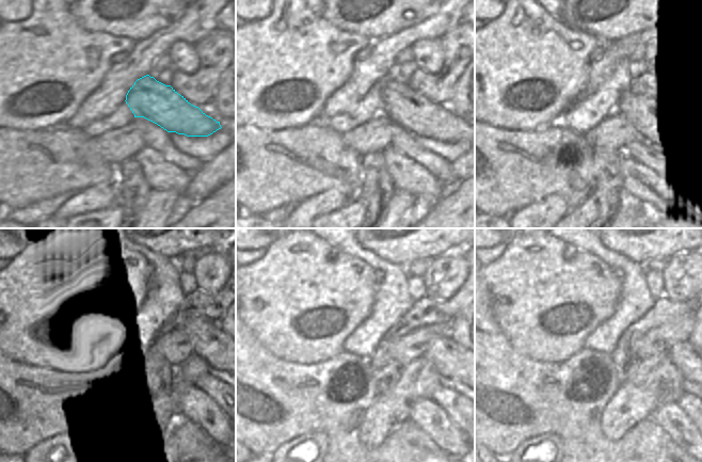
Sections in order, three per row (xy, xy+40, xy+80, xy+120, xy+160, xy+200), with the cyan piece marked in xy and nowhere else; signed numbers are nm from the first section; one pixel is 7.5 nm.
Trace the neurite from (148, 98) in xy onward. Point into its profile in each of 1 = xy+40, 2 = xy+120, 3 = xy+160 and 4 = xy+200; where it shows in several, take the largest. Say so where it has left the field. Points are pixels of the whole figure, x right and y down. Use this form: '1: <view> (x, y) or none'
1: xy+40 (402, 105)
2: xy+120 (213, 363)
3: xy+160 (452, 362)
4: xy+200 (691, 363)

